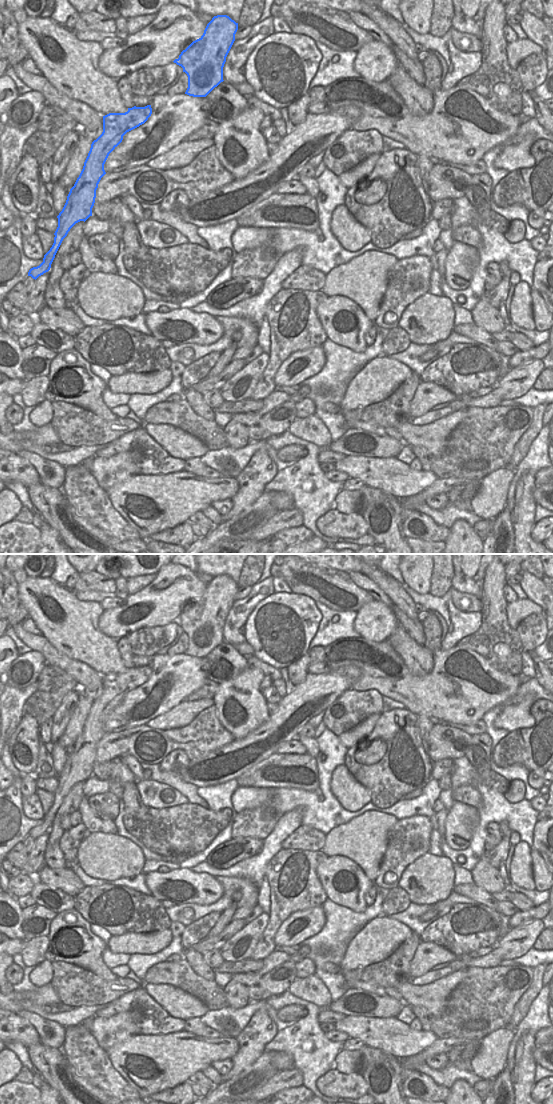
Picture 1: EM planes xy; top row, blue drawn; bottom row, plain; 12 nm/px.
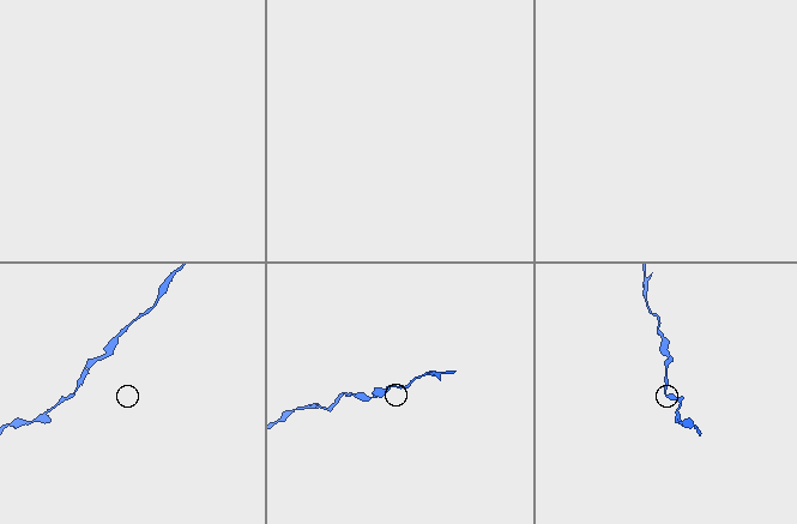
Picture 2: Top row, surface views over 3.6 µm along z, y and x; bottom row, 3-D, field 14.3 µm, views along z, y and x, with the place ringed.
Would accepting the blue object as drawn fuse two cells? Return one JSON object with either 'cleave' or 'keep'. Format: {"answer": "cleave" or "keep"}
{"answer": "keep"}

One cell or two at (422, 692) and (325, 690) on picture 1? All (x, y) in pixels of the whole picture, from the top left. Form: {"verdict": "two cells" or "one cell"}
{"verdict": "two cells"}

